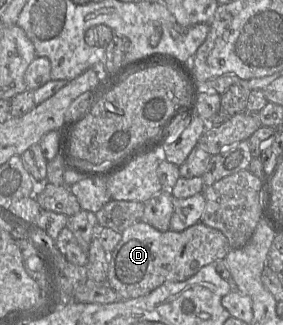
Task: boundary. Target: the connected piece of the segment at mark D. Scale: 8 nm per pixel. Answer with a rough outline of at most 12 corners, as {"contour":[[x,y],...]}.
{"contour":[[140,220],[107,254],[120,300],[181,282],[230,250],[198,222],[161,232]]}

